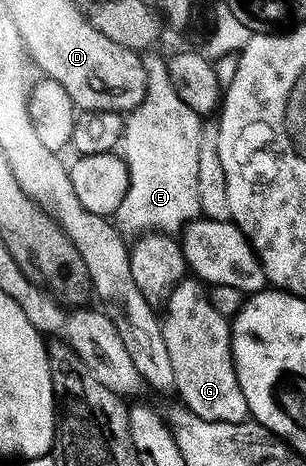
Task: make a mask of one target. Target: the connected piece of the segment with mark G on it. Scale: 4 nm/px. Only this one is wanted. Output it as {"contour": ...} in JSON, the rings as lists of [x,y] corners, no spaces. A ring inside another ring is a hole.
{"contour":[[[186,277],[182,282],[178,283],[174,287],[174,291],[170,295],[170,299],[166,301],[164,306],[164,312],[161,316],[161,326],[162,326],[162,335],[164,337],[164,342],[168,347],[168,354],[171,358],[172,363],[172,372],[175,373],[175,385],[174,391],[176,395],[179,395],[181,406],[189,408],[197,417],[202,417],[208,421],[214,422],[244,422],[248,419],[248,412],[246,409],[246,402],[244,401],[244,393],[240,389],[240,381],[236,377],[236,369],[234,368],[234,358],[232,357],[232,349],[230,348],[230,325],[228,319],[222,316],[220,313],[213,308],[213,303],[210,300],[207,288],[203,286],[198,279],[194,277]]]}

